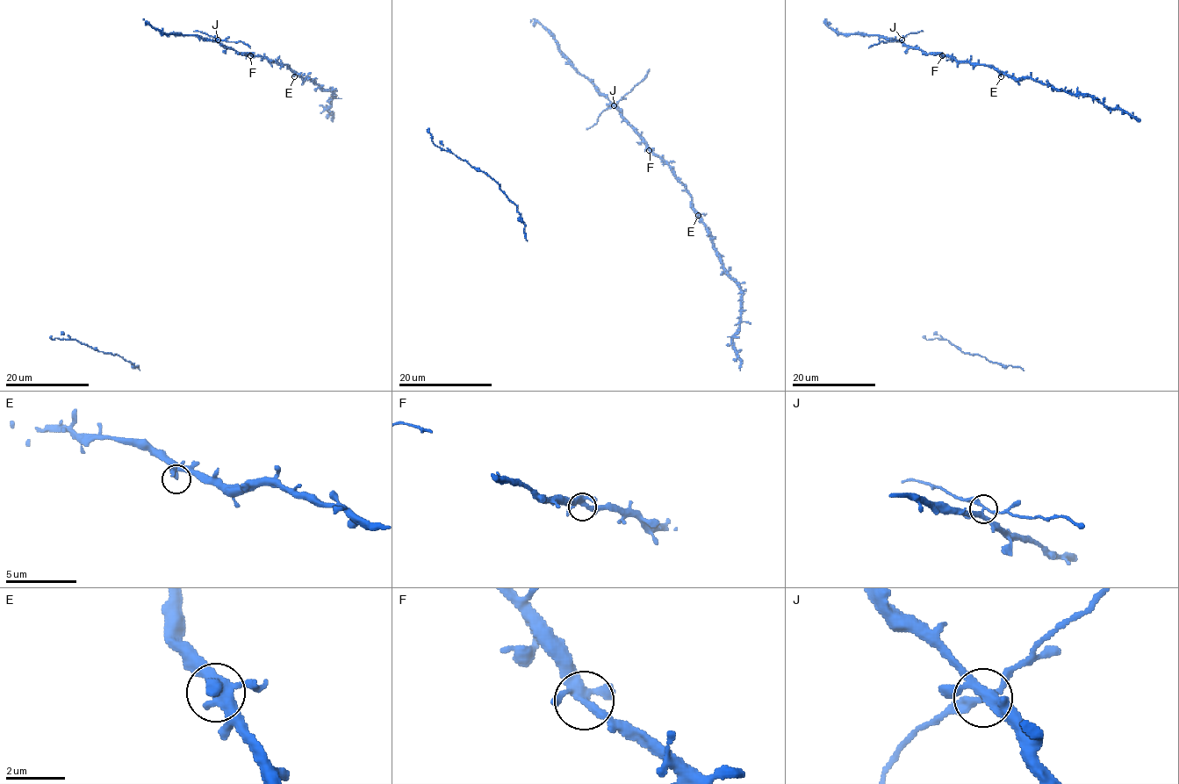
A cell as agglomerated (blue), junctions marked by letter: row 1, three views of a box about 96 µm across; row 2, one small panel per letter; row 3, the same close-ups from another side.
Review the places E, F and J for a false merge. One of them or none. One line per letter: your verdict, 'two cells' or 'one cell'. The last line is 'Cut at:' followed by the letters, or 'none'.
E: one cell
F: one cell
J: two cells
Cut at: J

